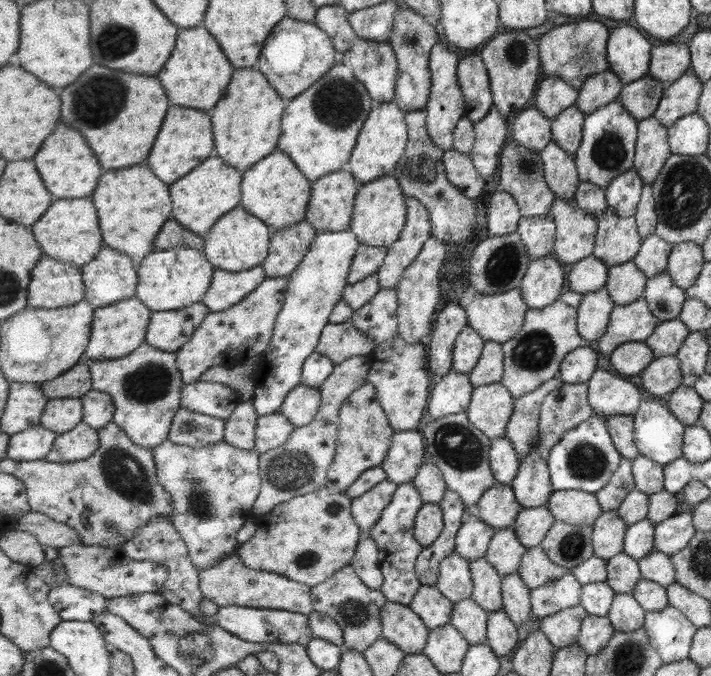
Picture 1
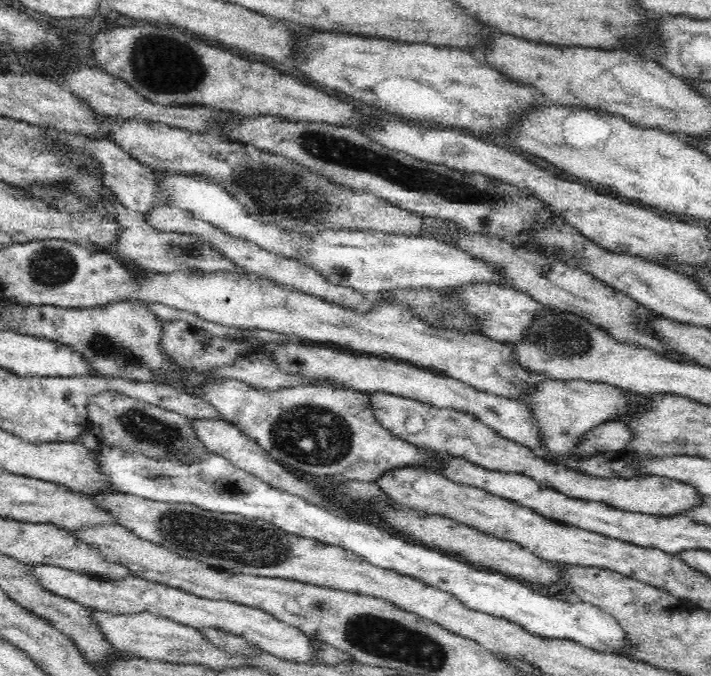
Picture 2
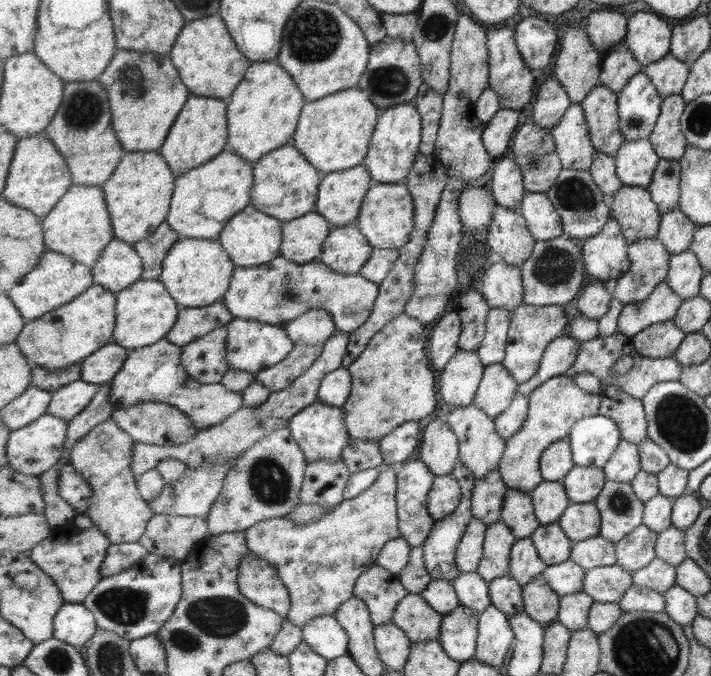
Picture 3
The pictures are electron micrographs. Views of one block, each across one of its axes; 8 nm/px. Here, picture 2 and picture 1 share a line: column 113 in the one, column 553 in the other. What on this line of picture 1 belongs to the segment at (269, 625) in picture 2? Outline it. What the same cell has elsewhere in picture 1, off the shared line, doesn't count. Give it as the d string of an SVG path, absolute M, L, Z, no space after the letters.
M571 572L555 581L531 590L533 614L547 618L581 605L582 582Z

